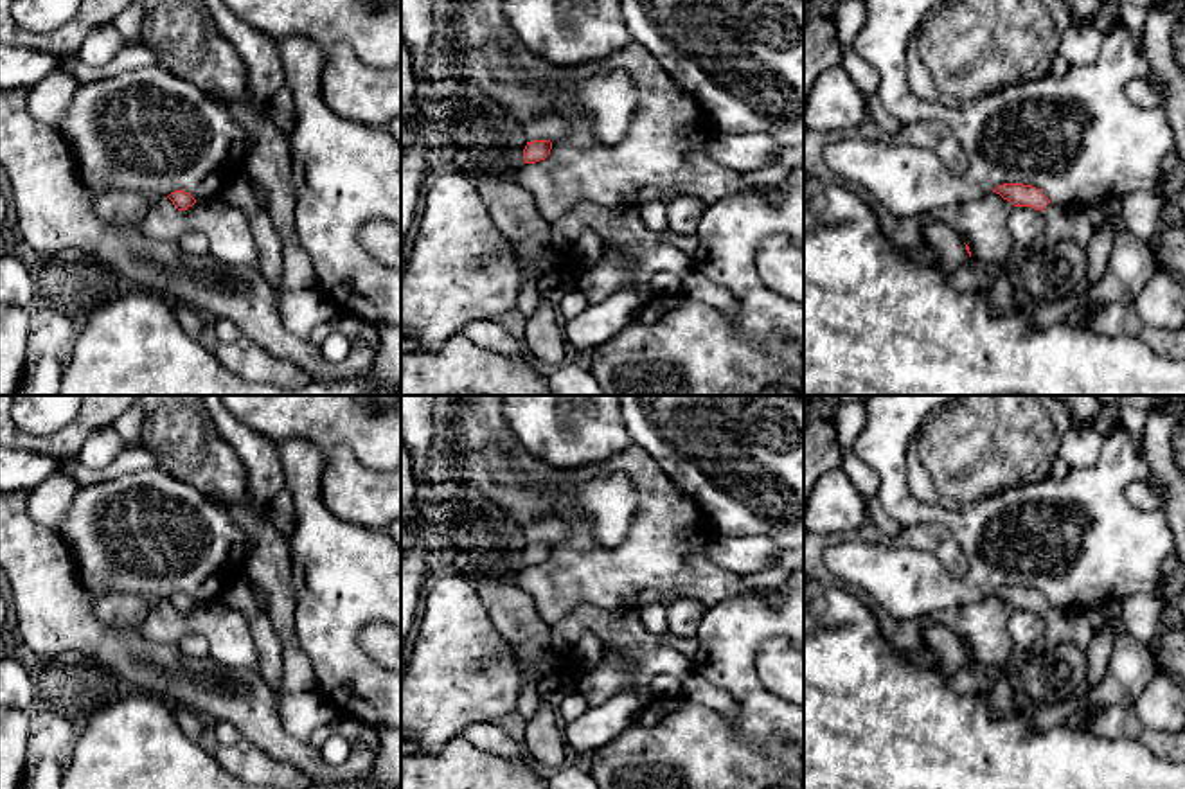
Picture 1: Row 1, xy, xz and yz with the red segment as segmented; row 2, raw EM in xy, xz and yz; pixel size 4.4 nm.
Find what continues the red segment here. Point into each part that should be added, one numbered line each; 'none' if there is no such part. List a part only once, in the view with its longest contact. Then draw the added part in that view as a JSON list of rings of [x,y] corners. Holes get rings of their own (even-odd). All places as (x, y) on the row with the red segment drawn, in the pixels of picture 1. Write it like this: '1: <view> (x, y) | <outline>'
1: yz (1063, 223) | [[[1048,203],[1043,208],[1043,216],[1047,225],[1045,234],[1027,246],[1029,252],[1043,252],[1054,248],[1061,241],[1074,241],[1079,246],[1088,248],[1097,230],[1081,207]]]

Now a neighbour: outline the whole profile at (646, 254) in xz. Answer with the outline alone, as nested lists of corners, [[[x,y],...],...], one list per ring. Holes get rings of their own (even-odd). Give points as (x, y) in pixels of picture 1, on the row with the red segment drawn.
[[[579,201],[550,225],[552,244],[568,248],[588,230],[597,232],[626,257],[633,282],[563,322],[566,341],[577,352],[610,341],[637,322],[642,307],[656,297],[651,289],[656,273],[671,271],[683,279],[692,271],[691,255],[665,244],[658,234],[646,228],[638,207]]]

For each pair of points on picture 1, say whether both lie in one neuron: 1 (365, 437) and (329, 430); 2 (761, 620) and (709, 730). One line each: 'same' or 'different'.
1: same
2: different

